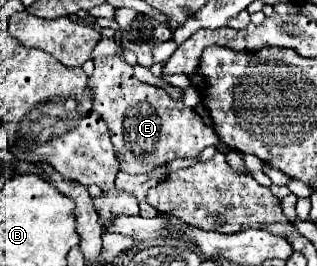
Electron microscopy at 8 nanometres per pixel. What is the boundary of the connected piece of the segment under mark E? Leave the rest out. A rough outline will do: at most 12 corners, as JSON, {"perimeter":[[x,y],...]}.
{"perimeter":[[117,55],[89,85],[121,171],[149,173],[219,143]]}

